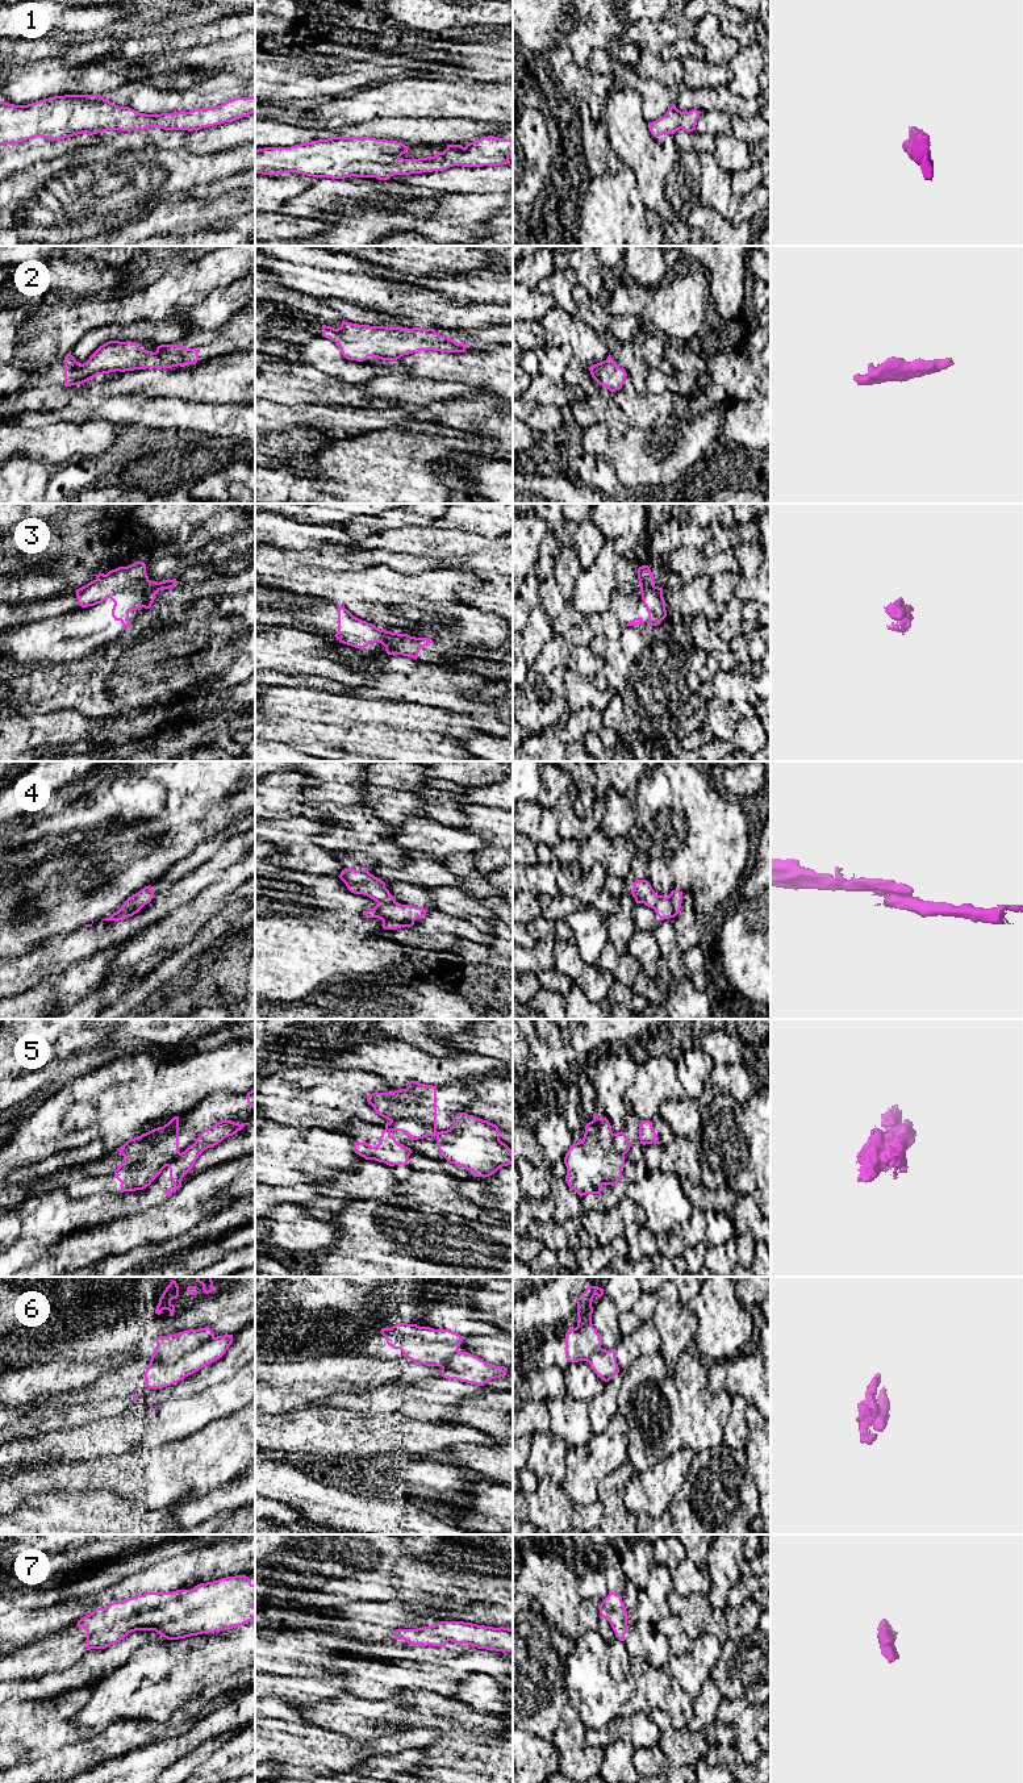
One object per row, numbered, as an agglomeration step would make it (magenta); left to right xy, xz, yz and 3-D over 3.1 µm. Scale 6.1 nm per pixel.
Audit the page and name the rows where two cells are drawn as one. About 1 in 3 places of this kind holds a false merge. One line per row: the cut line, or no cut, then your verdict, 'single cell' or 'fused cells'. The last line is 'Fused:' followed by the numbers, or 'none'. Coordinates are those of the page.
1: cut none; single cell
2: cut none; single cell
3: cut xy (149, 580), (108, 597); fused cells
4: cut xy (141, 906), (121, 909); fused cells
5: cut xz (391, 1120), (413, 1118), (435, 1127); fused cells
6: cut xy (213, 1336), (174, 1362), (150, 1364); fused cells
7: cut none; single cell
Fused: 3, 4, 5, 6

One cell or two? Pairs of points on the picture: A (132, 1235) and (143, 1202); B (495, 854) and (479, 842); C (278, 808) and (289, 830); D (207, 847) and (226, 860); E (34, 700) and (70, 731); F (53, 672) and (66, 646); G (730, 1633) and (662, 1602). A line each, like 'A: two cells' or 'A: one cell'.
A: two cells
B: two cells
C: two cells
D: two cells
E: two cells
F: two cells
G: two cells

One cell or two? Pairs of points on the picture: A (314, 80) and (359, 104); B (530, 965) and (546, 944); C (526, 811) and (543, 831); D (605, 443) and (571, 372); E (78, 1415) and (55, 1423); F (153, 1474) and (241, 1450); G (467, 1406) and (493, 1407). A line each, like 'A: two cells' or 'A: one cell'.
A: two cells
B: one cell
C: one cell
D: two cells
E: one cell
F: one cell
G: one cell

